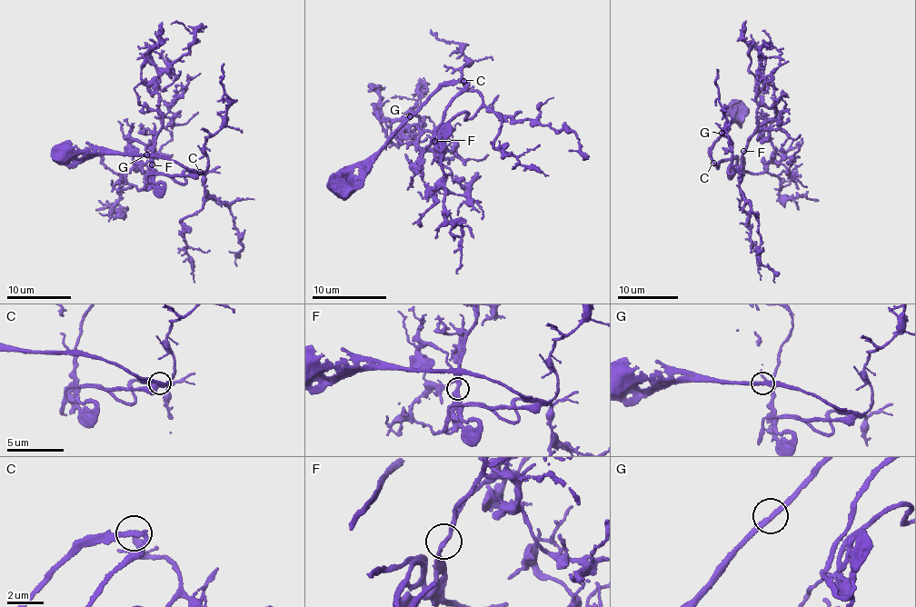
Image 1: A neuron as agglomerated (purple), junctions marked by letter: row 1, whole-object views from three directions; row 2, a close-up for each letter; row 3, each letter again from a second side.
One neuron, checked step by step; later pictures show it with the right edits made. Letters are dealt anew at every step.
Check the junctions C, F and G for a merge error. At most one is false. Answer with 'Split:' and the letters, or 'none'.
Split: none

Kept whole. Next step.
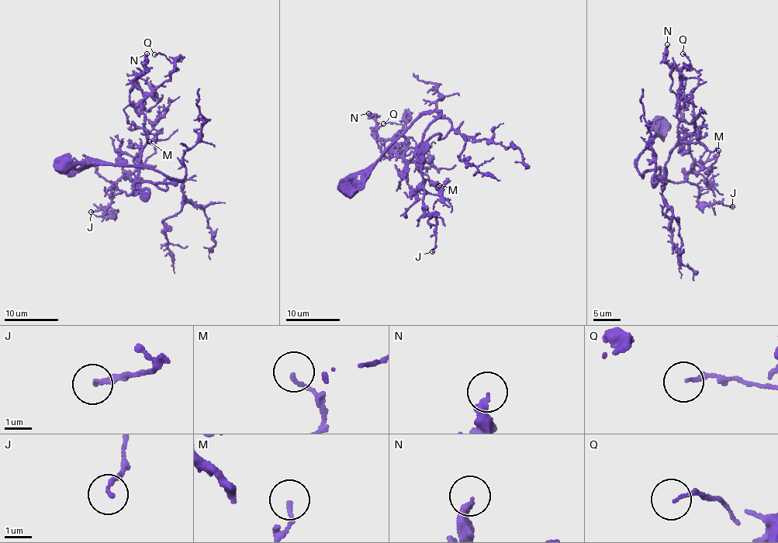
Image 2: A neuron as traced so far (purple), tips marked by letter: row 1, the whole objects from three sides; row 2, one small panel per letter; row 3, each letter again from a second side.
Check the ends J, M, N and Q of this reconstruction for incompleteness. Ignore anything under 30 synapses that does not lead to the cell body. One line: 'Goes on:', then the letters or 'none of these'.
Goes on: none of these

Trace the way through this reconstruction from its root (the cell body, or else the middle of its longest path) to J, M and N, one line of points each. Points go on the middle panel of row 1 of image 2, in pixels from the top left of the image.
J: (348, 188), (413, 122), (438, 111), (419, 151), (424, 212), (436, 218), (432, 251)
M: (348, 188), (413, 122), (437, 111), (419, 151), (424, 185), (416, 190), (429, 179), (447, 184), (439, 185)
N: (348, 188), (416, 119), (440, 112), (426, 129), (422, 156), (400, 142), (378, 137), (368, 113)

